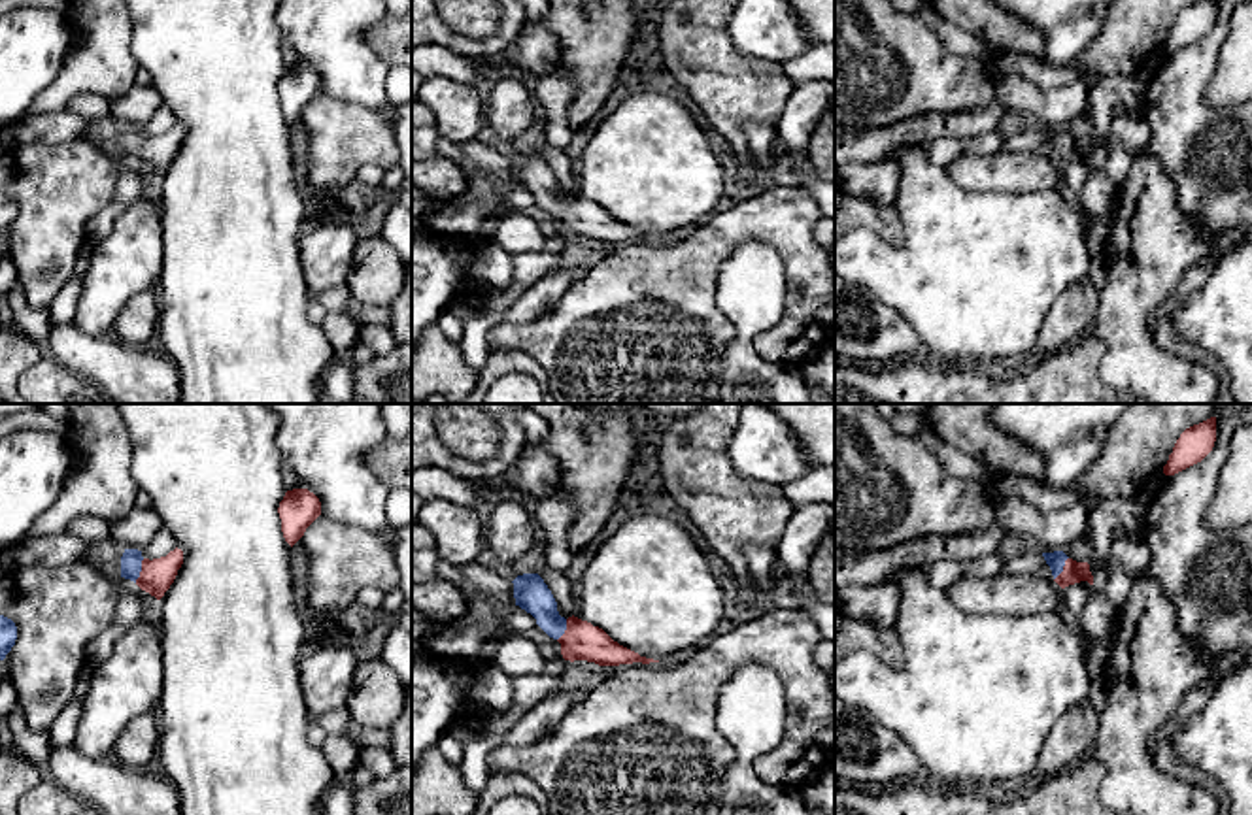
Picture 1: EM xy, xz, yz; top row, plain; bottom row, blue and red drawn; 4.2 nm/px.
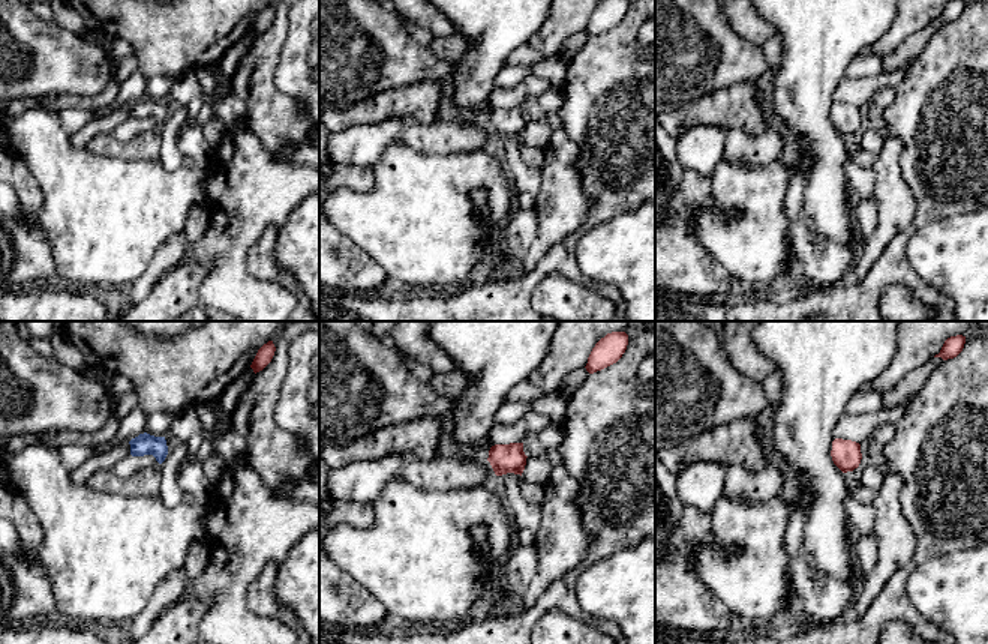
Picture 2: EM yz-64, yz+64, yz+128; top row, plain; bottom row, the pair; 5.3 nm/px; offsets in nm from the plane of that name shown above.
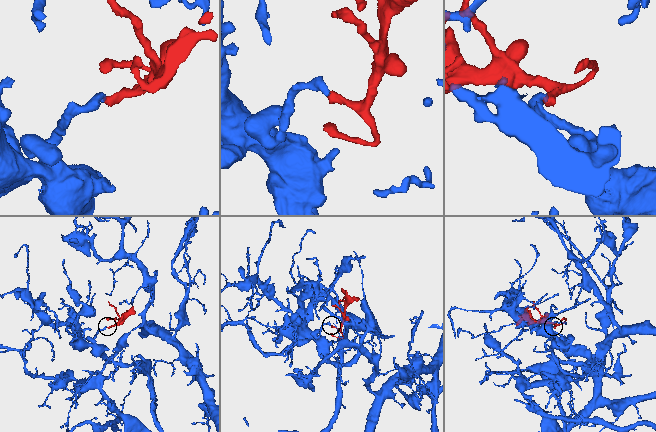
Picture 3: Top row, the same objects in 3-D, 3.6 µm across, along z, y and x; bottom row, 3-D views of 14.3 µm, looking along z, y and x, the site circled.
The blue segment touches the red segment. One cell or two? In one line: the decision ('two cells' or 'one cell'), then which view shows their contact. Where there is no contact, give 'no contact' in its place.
one cell | xy

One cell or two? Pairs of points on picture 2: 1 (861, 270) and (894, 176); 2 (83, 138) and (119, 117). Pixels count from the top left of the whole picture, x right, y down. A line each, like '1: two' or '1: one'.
1: one
2: one

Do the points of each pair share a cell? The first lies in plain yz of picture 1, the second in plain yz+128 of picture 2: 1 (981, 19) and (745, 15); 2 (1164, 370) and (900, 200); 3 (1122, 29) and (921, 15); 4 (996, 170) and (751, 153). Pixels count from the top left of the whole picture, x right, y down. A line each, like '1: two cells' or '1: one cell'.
1: one cell
2: one cell
3: one cell
4: one cell

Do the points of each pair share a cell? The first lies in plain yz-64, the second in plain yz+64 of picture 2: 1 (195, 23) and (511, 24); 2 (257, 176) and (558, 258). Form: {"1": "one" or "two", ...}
{"1": "two", "2": "two"}

